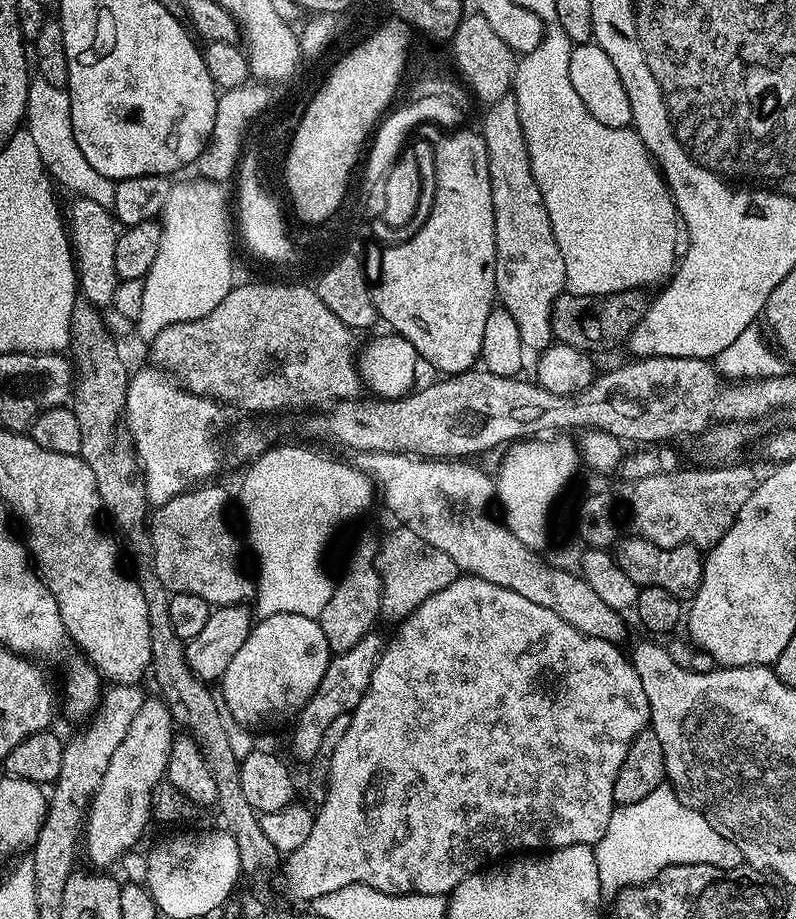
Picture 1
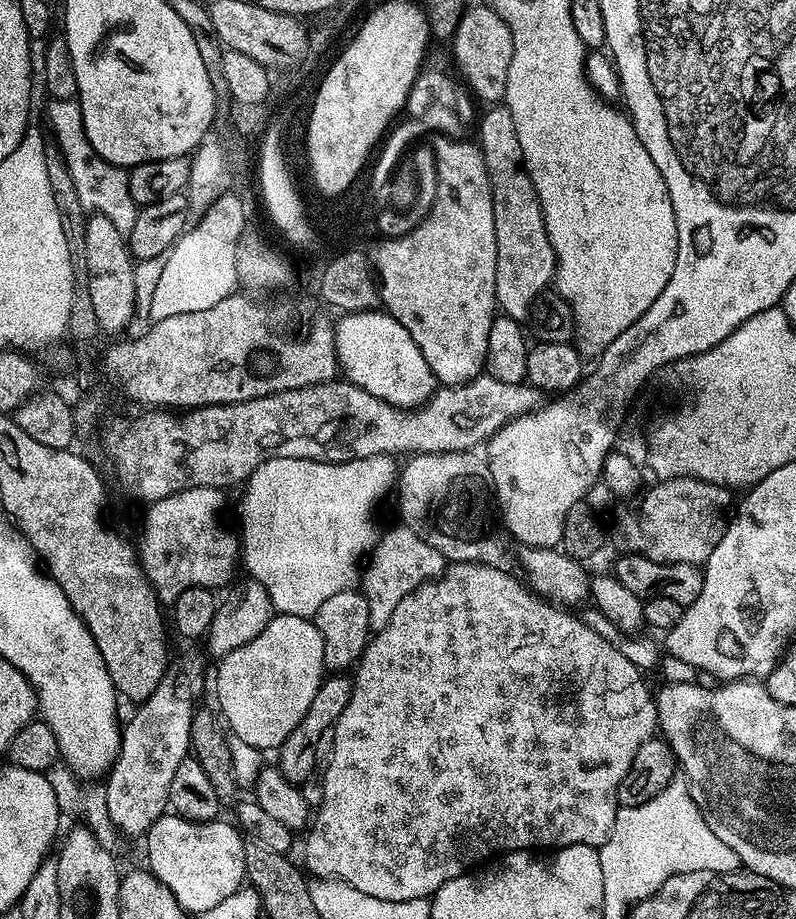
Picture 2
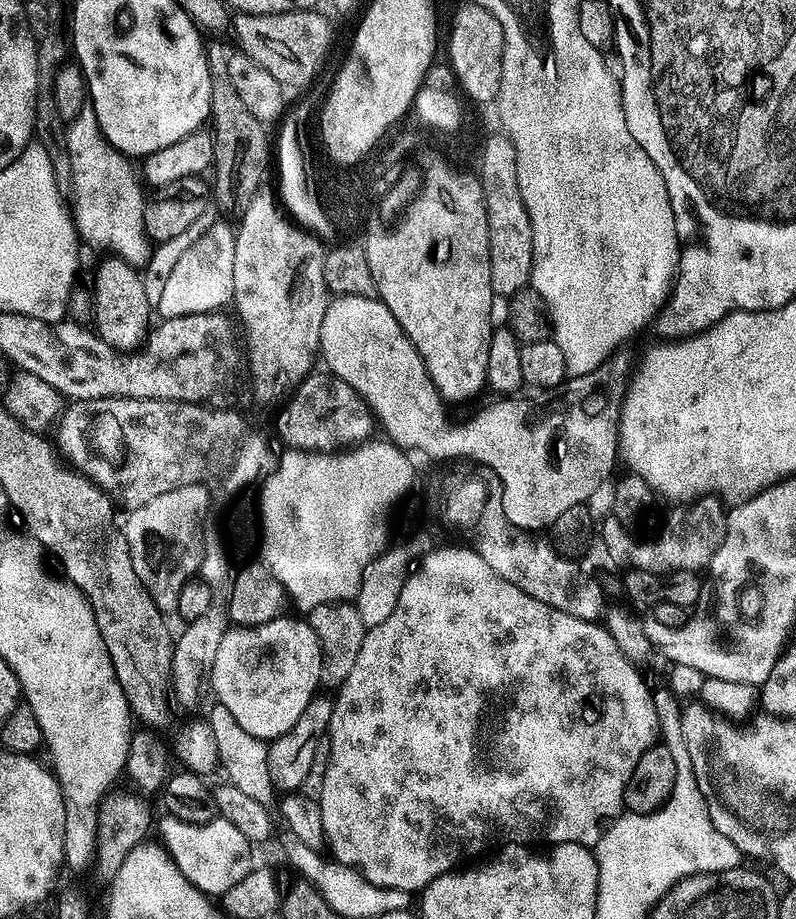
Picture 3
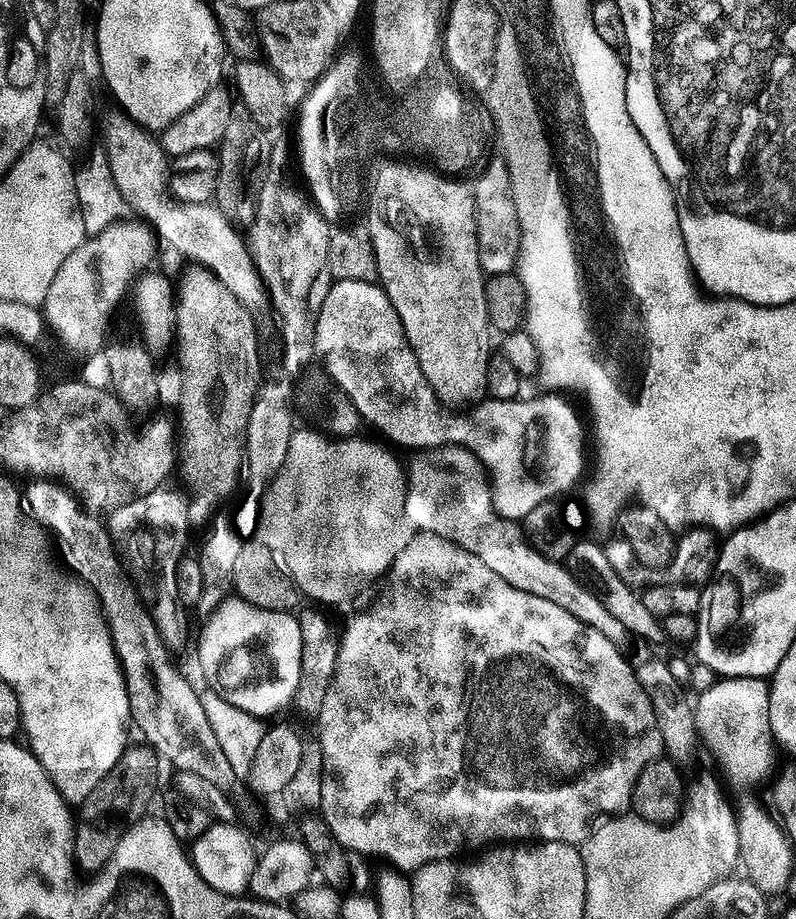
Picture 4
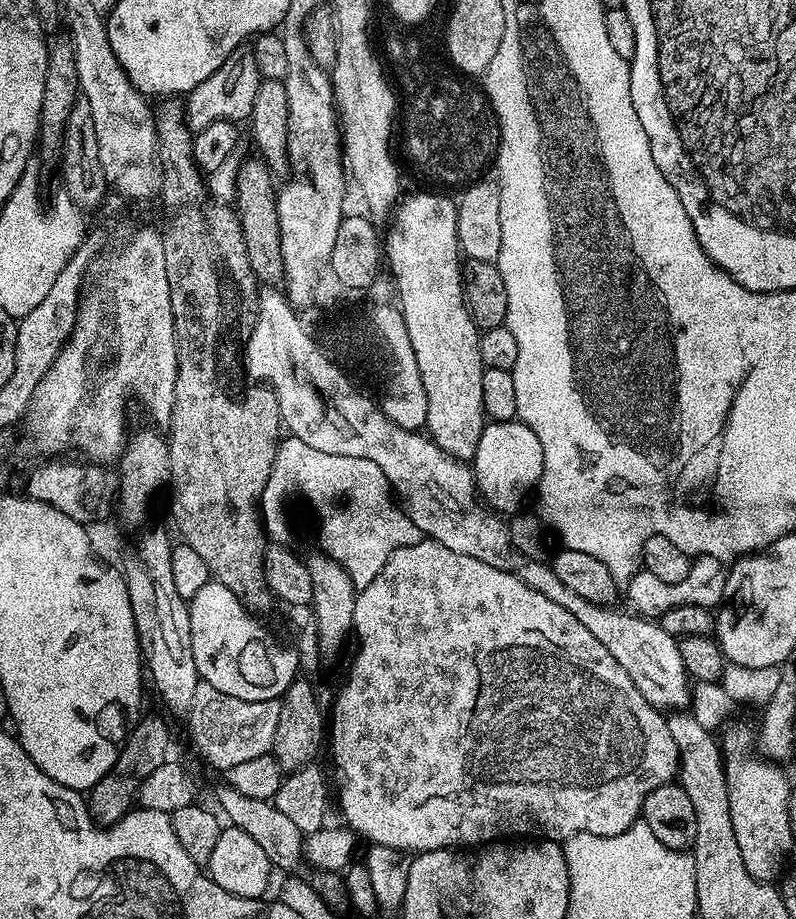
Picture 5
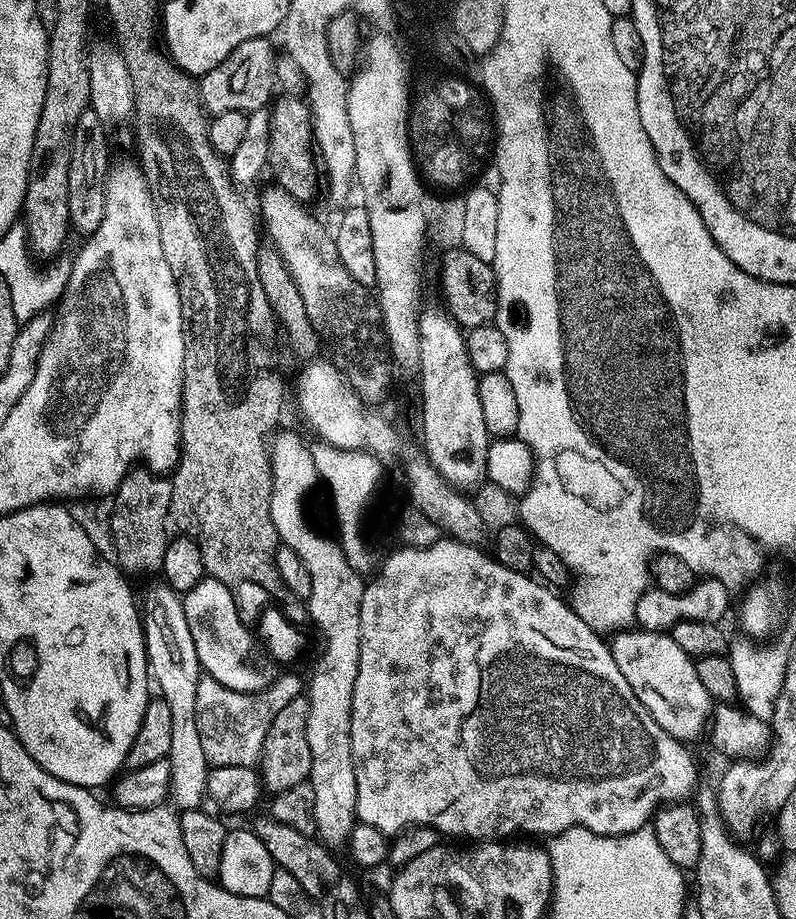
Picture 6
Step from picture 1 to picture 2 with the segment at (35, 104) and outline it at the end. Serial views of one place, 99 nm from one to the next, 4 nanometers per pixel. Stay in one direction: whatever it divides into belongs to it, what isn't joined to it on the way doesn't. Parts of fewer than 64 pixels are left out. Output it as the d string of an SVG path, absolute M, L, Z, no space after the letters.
M79 99L52 100L48 108L48 124L56 135L56 144L64 155L64 164L68 167L68 176L72 179L72 188L76 191L76 200L89 213L105 216L114 222L120 232L128 233L136 221L138 206L130 198L128 172L125 169L108 164L90 146L82 126L82 110Z

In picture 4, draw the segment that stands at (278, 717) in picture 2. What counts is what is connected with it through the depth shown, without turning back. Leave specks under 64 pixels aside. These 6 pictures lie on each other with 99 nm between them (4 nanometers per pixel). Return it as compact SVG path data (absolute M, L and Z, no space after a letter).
M232 594L223 600L215 611L209 614L205 622L206 624L198 640L198 662L202 674L207 680L206 684L230 704L234 704L234 706L259 718L267 718L266 716L274 714L284 707L287 709L291 705L291 700L298 686L298 680L301 677L302 634L299 617L292 612L264 610L262 607L254 606L252 603L248 603L239 596Z

